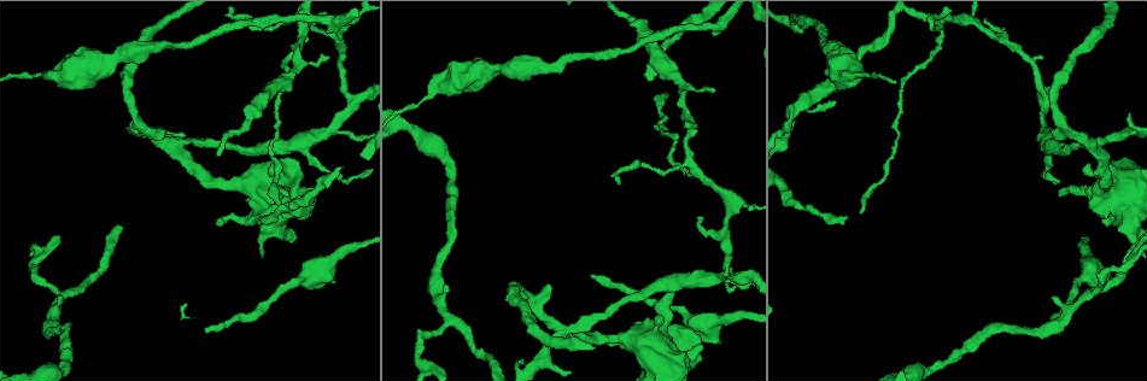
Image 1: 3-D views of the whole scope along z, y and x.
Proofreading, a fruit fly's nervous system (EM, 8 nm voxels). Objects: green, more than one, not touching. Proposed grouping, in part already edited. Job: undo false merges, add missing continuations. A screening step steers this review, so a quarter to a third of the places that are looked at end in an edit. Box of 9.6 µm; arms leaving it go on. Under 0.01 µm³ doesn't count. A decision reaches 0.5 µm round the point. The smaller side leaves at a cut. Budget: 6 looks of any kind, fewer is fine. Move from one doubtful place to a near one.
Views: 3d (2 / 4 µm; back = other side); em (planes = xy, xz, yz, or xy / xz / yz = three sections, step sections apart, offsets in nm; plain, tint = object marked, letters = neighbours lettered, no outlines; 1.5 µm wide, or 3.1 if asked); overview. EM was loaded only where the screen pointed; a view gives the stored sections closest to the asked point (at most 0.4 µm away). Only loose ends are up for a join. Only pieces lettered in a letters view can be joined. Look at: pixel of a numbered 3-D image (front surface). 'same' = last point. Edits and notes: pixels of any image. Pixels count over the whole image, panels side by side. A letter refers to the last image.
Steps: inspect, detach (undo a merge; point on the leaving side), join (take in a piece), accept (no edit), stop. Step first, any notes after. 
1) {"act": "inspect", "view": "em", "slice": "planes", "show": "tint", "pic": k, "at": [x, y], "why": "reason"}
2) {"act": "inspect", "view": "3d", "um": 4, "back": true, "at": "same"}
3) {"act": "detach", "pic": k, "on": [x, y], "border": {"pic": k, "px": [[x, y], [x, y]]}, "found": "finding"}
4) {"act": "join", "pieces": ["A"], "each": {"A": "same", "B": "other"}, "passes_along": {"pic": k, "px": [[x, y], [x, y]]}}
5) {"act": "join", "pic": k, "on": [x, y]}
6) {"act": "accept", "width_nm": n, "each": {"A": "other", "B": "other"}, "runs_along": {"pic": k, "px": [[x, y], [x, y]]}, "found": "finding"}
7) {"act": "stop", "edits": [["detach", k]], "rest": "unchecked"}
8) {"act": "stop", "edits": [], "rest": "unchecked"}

{"act": "inspect", "view": "em", "slice": "yz", "step": 4, "show": "letters", "pic": 1, "at": [1052, 133], "why": "branch stops here"}

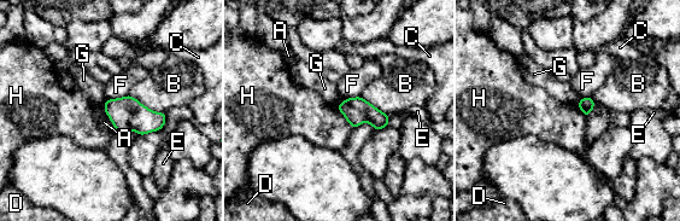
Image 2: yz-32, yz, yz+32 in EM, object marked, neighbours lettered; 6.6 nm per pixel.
{"act": "accept", "longest_contact_nm": ["B", 280], "each": {"A": "other", "B": "other", "C": "other", "D": "other", "E": "other", "F": "other", "G": "other", "H": "other"}, "found": "none of them fits"}

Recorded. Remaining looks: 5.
{"act": "inspect", "view": "em", "slice": "planes", "show": "tint", "pic": 1, "at": [592, 277], "why": "an open end"}

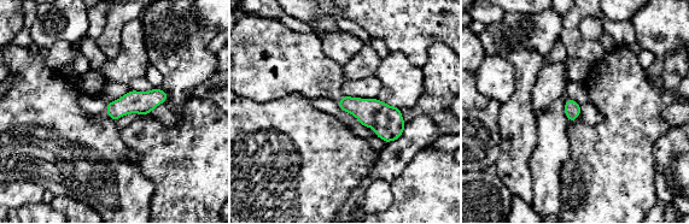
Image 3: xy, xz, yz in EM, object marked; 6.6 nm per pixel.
{"act": "inspect", "view": "em", "slice": "planes", "show": "letters", "at": "same", "why": "what lies round it"}

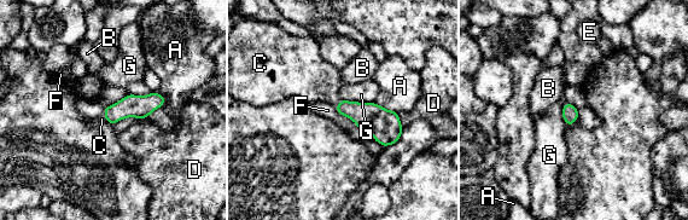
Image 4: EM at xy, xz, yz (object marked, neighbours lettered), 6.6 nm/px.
{"act": "join", "pieces": ["C"], "width_nm": 110, "each": {"A": "other", "B": "other", "C": "same", "D": "other", "E": "other", "F": "other", "G": "other"}, "passes_along": {"pic": 4, "px": [[371, 117], [338, 103], [310, 79]]}, "found": "it goes on there"}

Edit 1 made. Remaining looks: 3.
{"act": "inspect", "view": "em", "slice": "xz", "step": 8, "show": "tint", "pic": 1, "at": [301, 282]}

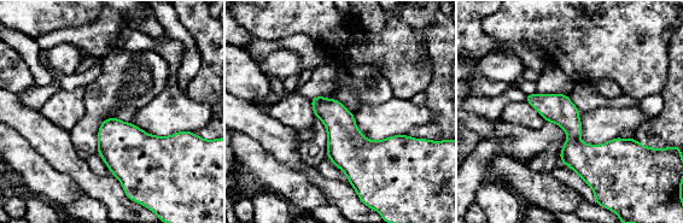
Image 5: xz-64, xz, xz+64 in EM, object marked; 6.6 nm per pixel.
{"act": "inspect", "view": "em", "slice": "xy", "step": 4, "show": "letters", "at": "same", "why": "cut it another way"}

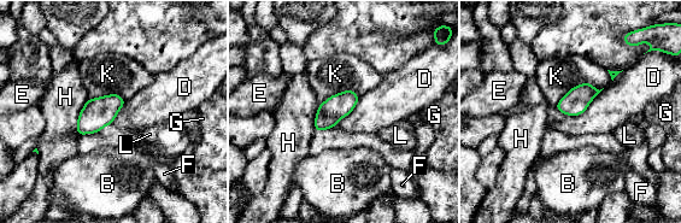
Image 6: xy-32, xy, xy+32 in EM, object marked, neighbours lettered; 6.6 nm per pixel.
{"act": "accept", "each": {"B": "other", "D": "other", "E": "other", "F": "other", "G": "other", "H": "other", "K": "other", "L": "other"}, "found": "one neuron here"}

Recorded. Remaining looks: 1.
{"act": "stop", "edits": [["join", 4]], "rest": "unchecked"}

